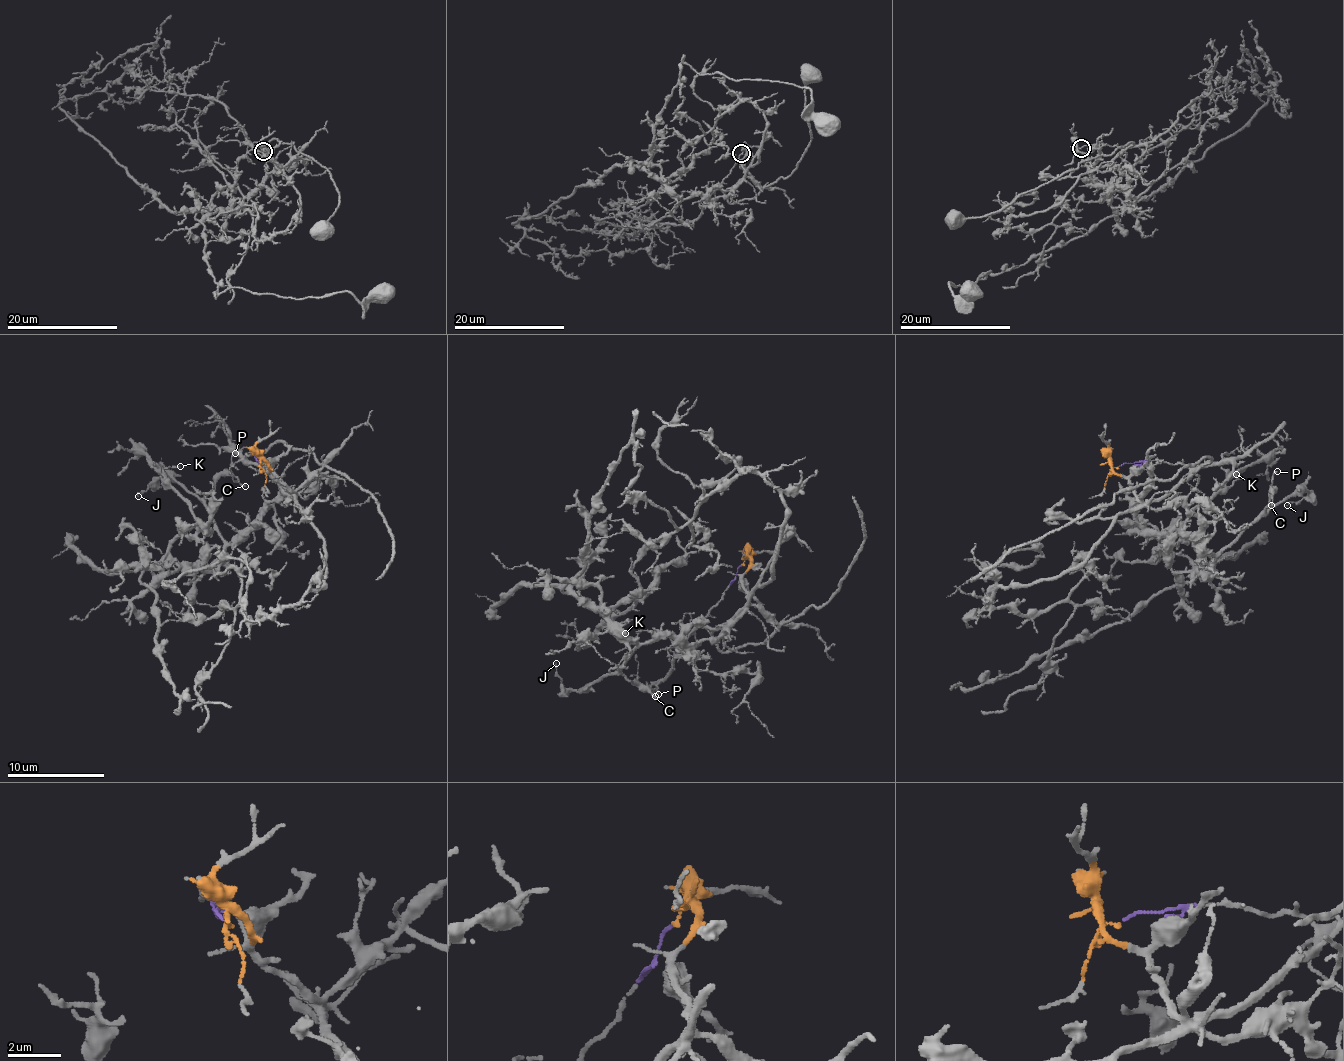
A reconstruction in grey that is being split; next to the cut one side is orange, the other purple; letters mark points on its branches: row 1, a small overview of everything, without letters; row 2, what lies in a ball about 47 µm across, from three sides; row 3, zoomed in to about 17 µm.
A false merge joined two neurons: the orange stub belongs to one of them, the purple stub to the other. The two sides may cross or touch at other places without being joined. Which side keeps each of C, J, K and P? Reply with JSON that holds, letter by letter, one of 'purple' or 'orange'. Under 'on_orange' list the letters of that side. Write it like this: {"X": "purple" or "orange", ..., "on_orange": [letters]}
{"C": "orange", "J": "orange", "K": "orange", "P": "orange", "on_orange": ["C", "J", "K", "P"]}

